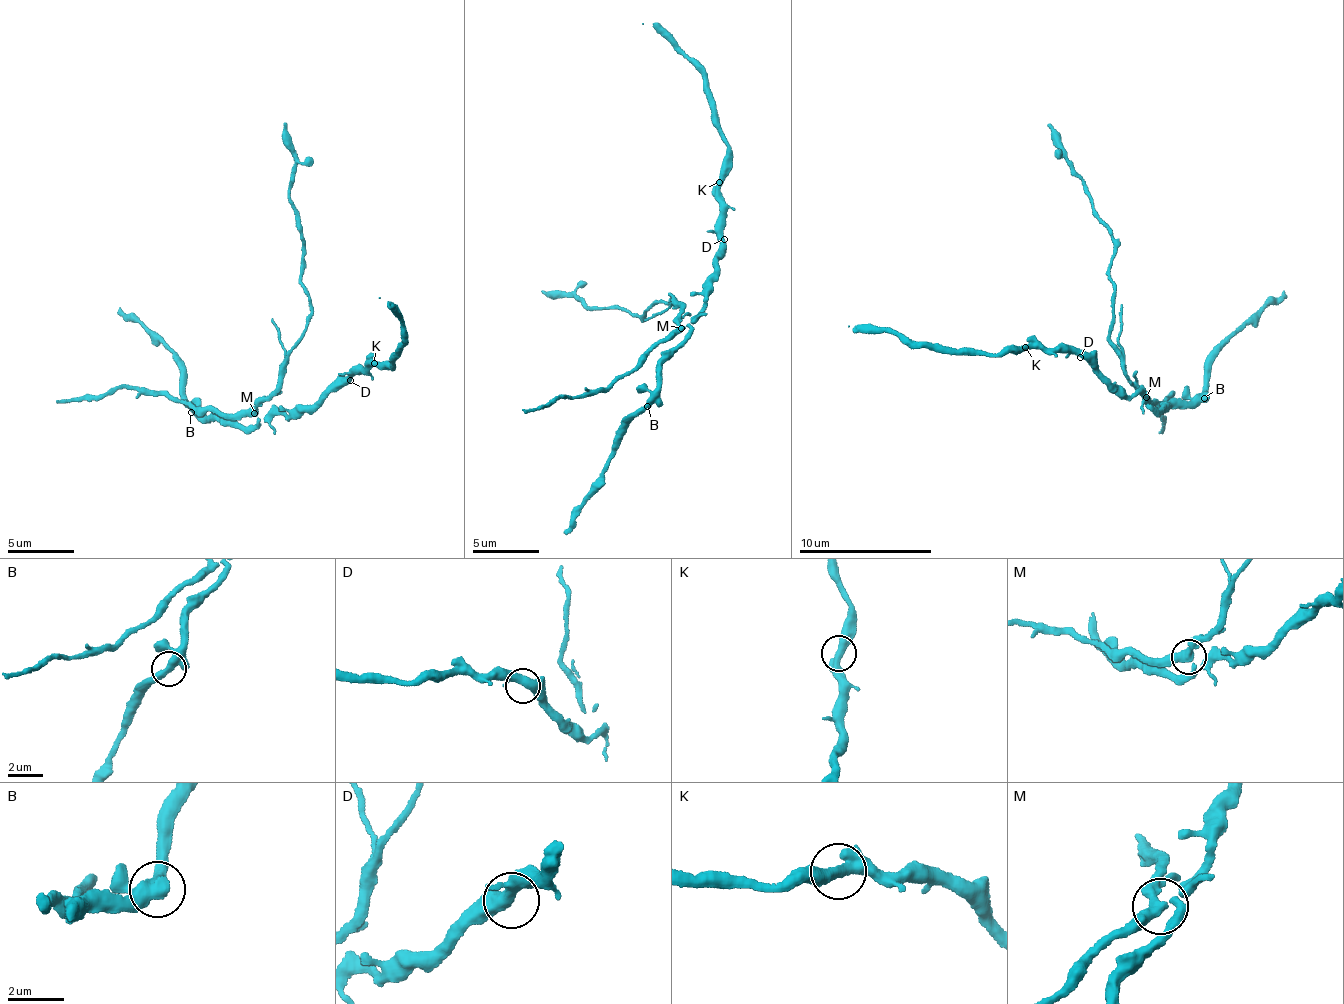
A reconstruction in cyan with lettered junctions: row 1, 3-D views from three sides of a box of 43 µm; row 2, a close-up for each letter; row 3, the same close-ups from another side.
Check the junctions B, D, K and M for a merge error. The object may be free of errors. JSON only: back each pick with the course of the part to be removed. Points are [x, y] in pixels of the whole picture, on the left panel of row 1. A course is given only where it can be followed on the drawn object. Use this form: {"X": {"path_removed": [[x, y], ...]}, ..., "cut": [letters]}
{"M": {"path_removed": [[253, 413], [261, 400], [274, 389], [311, 312], [301, 283], [301, 247], [291, 196], [295, 166], [285, 122]]}, "cut": ["M"]}

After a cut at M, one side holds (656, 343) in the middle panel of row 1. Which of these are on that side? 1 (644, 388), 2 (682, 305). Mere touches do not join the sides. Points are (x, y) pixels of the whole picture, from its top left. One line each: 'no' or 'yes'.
1: no
2: yes

